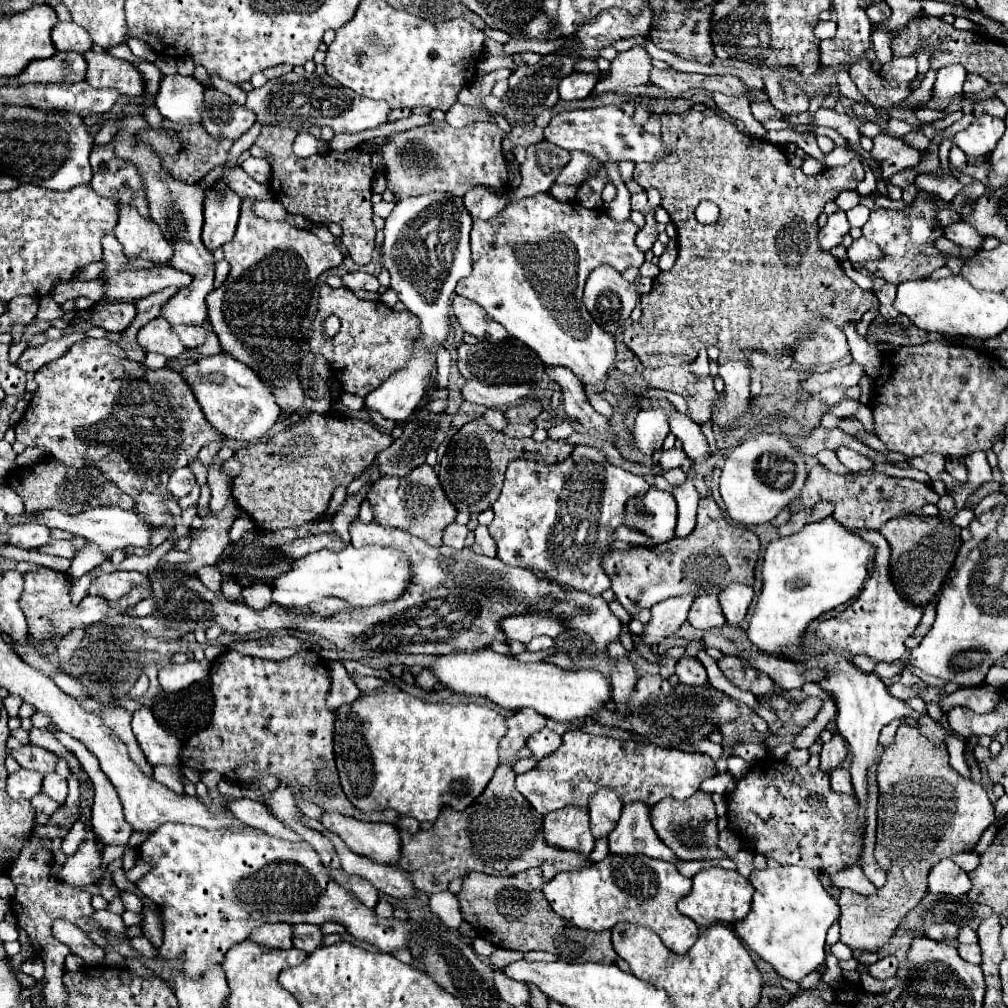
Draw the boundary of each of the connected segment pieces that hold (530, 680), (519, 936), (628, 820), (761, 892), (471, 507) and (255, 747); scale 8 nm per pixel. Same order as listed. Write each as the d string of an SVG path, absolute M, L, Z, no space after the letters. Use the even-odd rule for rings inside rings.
M489 647L473 653L447 653L433 655L429 669L437 681L459 697L487 699L501 709L519 711L533 709L551 721L585 721L593 719L601 707L607 707L613 699L611 683L597 669L561 669L553 663L521 663L513 655L499 655Z
M541 867L521 871L513 877L469 873L463 881L463 887L457 895L461 905L461 915L473 929L495 947L513 949L513 951L549 951L557 955L559 961L569 963L609 963L621 965L623 971L629 971L627 963L621 963L619 955L611 945L611 931L581 931L569 921L561 919L545 899L541 887L545 883ZM571 953L571 955L565 955Z
M639 801L623 807L621 819L609 833L609 851L619 855L647 855L673 865L679 863L679 857L675 857L675 853L651 829L649 807Z
M779 865L775 869L771 869L771 867L761 869L761 871L755 869L751 873L749 881L755 887L751 911L747 913L747 917L743 921L733 923L735 933L751 951L755 951L763 961L767 961L783 979L801 981L805 975L809 975L811 971L821 967L825 961L823 947L825 947L827 929L841 917L841 909L839 909L837 901L823 889L817 873L813 869L805 869L805 867Z
M477 417L475 421L463 425L451 439L445 457L441 459L441 471L439 471L439 481L449 497L449 501L455 505L457 511L467 511L467 513L481 513L485 509L491 509L493 503L499 499L501 489L503 489L503 477L507 465L521 457L521 459L531 459L539 463L561 463L569 457L571 449L575 445L567 443L567 439L551 439L547 437L545 441L535 441L533 437L517 439L517 437L507 437L503 431L495 431L487 427L485 417Z
M231 649L223 655L219 655L211 663L211 673L209 673L211 691L213 691L213 699L215 699L211 725L205 731L199 731L193 737L189 737L189 741L183 745L183 751L181 751L181 763L199 773L209 771L209 769L219 771L225 779L229 779L229 781L239 779L239 783L261 777L261 775L265 775L265 771L271 775L277 775L279 787L269 799L269 807L273 809L275 817L281 819L285 825L289 825L305 841L309 841L313 845L313 849L321 855L321 861L327 867L341 869L333 843L327 837L321 837L317 831L301 825L299 809L295 807L295 789L287 787L289 779L295 779L297 783L301 783L301 793L305 795L305 799L317 803L321 809L327 809L327 811L339 811L339 813L345 813L345 815L361 819L361 821L383 821L383 823L391 823L391 825L395 825L399 821L399 815L393 809L365 813L365 811L357 809L355 805L351 805L351 801L345 797L345 793L339 785L339 775L337 775L335 757L333 757L333 717L335 715L333 715L333 711L329 711L325 707L325 697L331 687L329 669L325 665L327 663L313 651L301 651L301 653L281 659L281 661L249 657L249 655L241 655L237 651L231 651Z

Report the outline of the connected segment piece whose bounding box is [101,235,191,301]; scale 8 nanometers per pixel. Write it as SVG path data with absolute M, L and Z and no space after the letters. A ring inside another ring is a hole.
M107 235L107 247L103 249L103 263L105 263L105 271L101 273L101 277L107 279L105 287L103 287L103 299L105 301L137 301L141 297L147 297L149 293L161 291L165 287L187 287L191 283L191 275L173 269L171 265L163 265L163 267L155 267L155 269L125 269L129 265L129 259L121 253L121 243L117 241L115 235Z

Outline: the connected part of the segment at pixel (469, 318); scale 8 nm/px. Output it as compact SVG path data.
M457 295L453 299L453 315L461 323L463 331L477 337L479 341L497 343L497 341L505 341L511 337L509 333L505 333L503 325L497 325L497 321L487 317L485 309L481 309L477 303L473 303L461 295Z

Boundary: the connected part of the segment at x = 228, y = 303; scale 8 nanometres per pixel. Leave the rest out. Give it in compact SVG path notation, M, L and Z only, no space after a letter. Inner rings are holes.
M243 199L237 233L229 243L223 245L225 259L231 265L231 273L219 289L213 289L207 295L207 313L223 351L227 351L233 359L249 365L257 375L261 375L261 381L271 385L281 411L285 415L293 415L303 407L305 401L299 377L303 339L295 335L303 335L301 321L309 313L319 275L331 267L339 267L343 263L343 253L335 243L323 243L307 229L291 227L287 221L269 221L257 217L253 211L253 203L253 199Z

